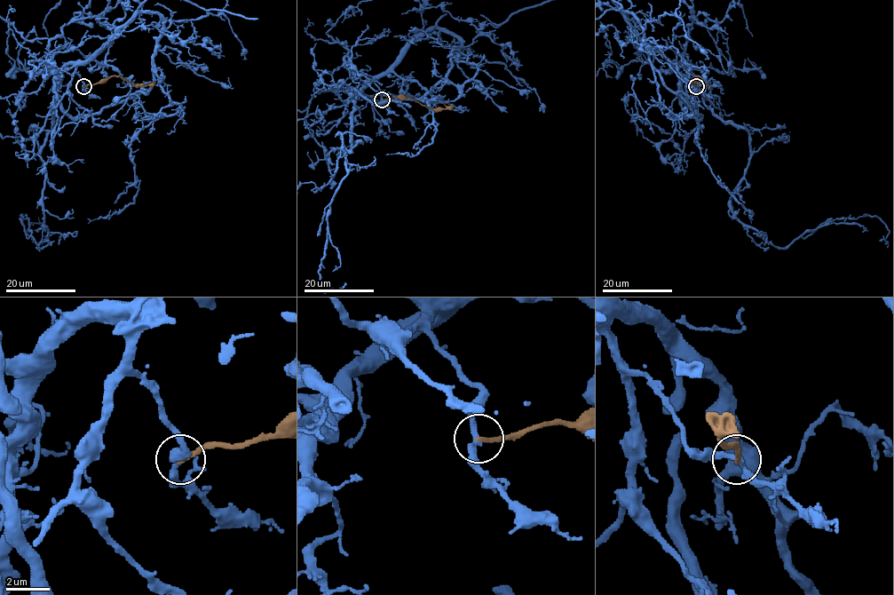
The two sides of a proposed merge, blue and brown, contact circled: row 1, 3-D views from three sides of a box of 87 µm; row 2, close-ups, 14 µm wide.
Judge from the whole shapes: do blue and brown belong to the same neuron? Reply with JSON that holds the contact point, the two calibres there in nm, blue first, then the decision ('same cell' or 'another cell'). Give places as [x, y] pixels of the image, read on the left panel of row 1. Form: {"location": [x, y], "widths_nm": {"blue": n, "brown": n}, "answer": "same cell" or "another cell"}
{"location": [83, 86], "widths_nm": {"blue": 240, "brown": 240}, "answer": "another cell"}

